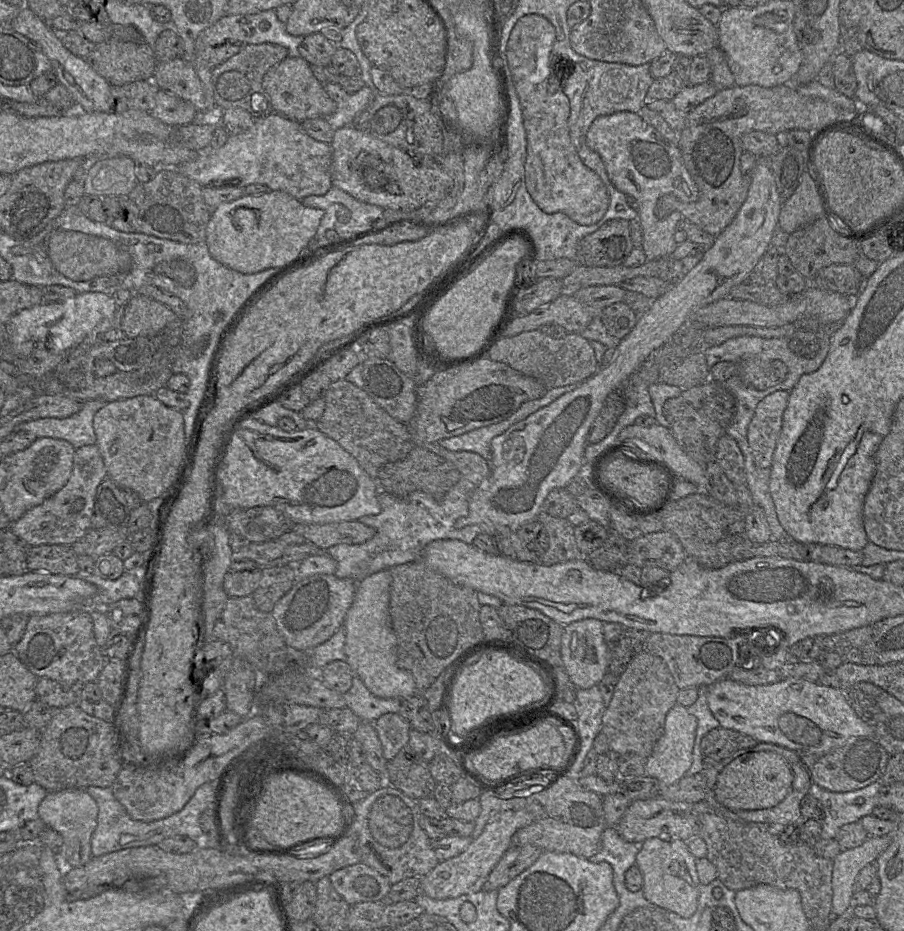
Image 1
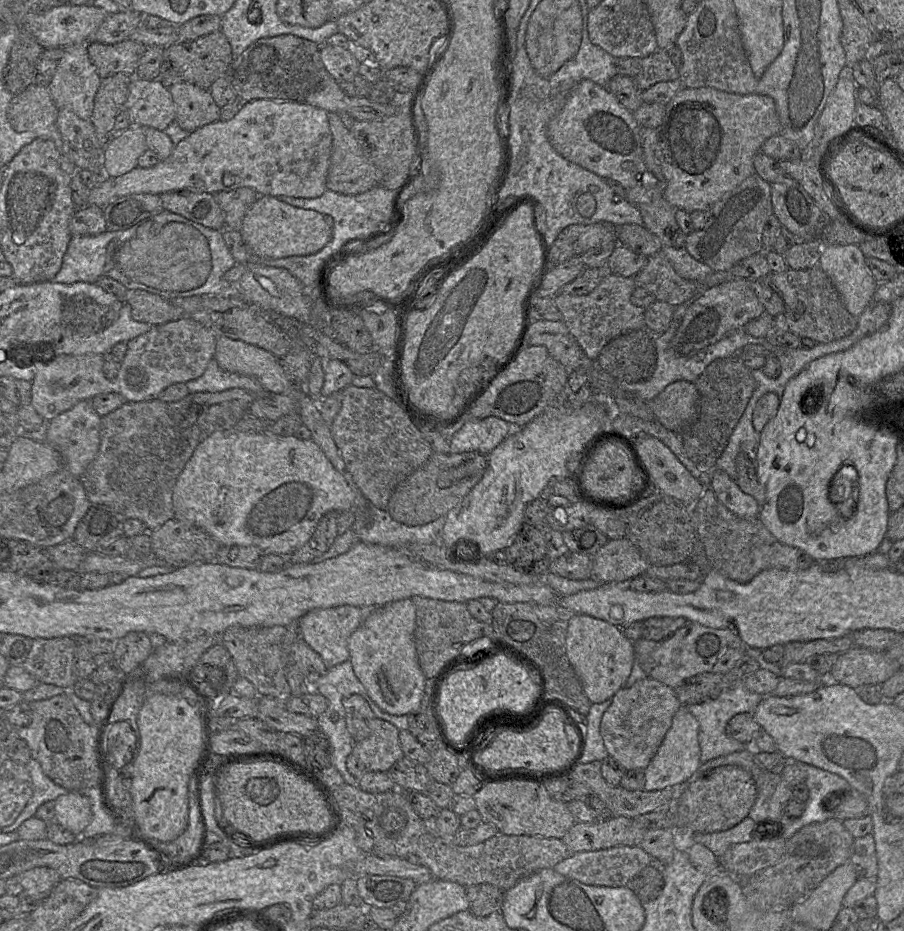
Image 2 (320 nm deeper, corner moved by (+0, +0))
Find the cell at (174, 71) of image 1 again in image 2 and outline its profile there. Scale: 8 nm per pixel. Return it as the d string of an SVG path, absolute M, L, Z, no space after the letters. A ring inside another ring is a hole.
M188 82L175 83L168 89L176 107L175 122L183 130L192 132L220 119L220 108L209 89Z

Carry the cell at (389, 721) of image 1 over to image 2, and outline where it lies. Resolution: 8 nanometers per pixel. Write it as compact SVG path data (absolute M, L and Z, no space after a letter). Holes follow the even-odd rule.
M375 717L370 722L370 735L356 743L352 753L365 765L366 771L388 772L404 757L399 732L395 725Z

